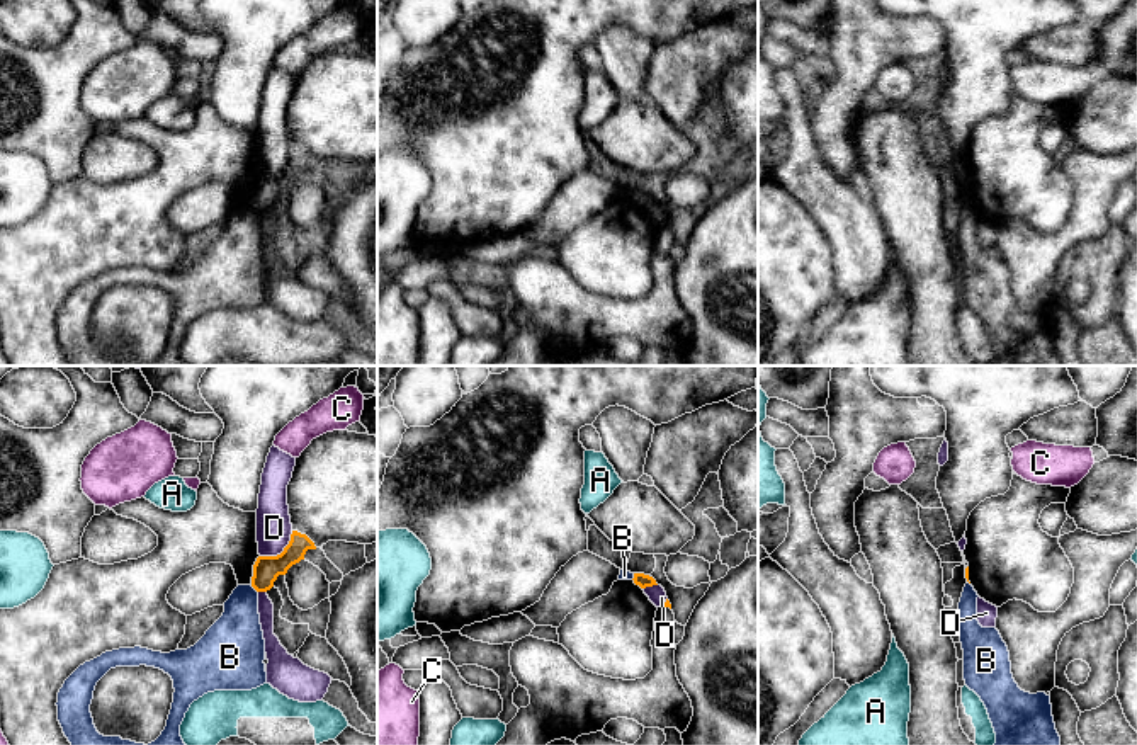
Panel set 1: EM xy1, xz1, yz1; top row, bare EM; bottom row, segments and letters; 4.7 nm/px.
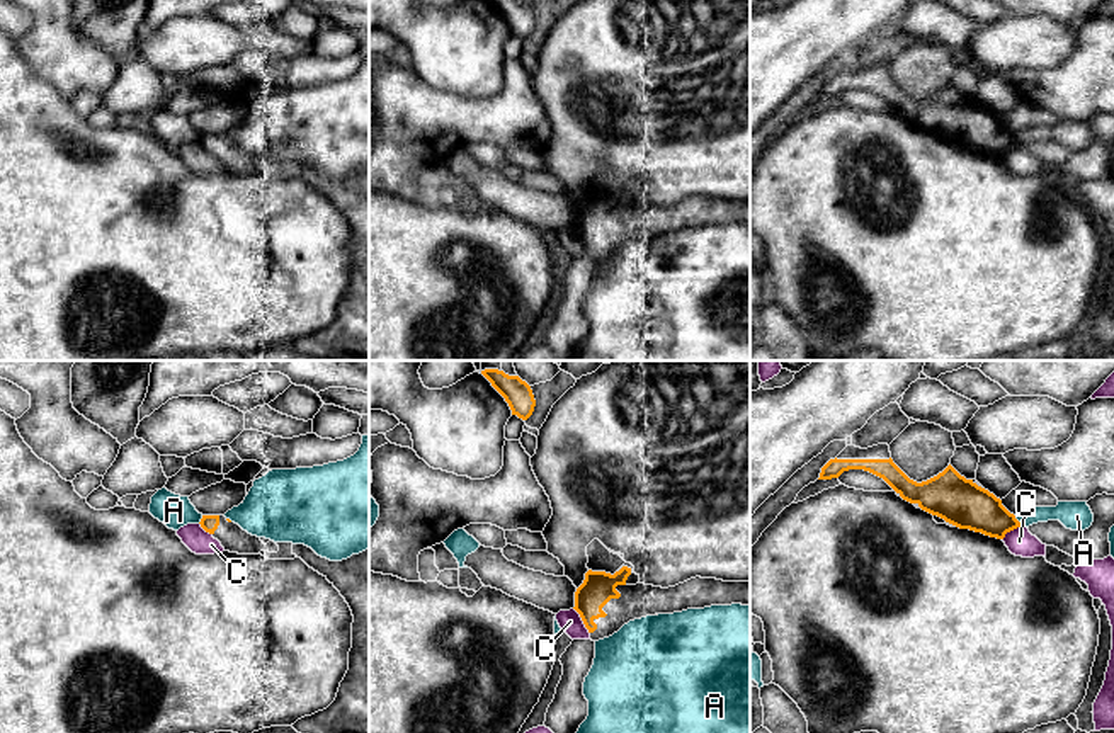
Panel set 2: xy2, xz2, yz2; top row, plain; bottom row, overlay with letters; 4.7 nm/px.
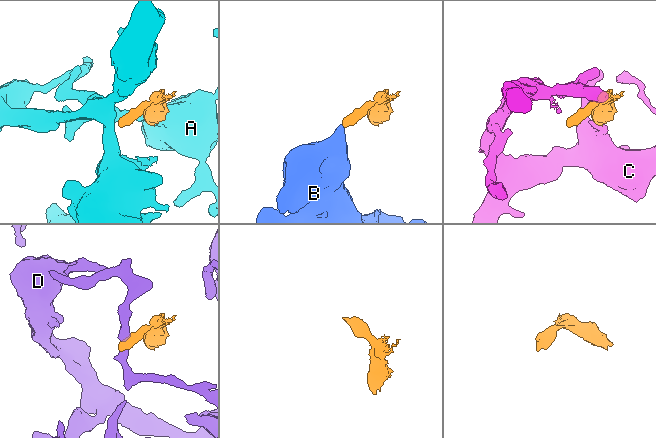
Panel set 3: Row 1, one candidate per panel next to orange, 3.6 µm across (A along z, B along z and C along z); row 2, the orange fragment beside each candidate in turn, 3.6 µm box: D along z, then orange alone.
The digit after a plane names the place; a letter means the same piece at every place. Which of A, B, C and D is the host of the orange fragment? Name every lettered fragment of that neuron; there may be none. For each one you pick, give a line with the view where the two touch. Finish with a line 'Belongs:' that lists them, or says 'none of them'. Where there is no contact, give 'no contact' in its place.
Belongs: none of them

